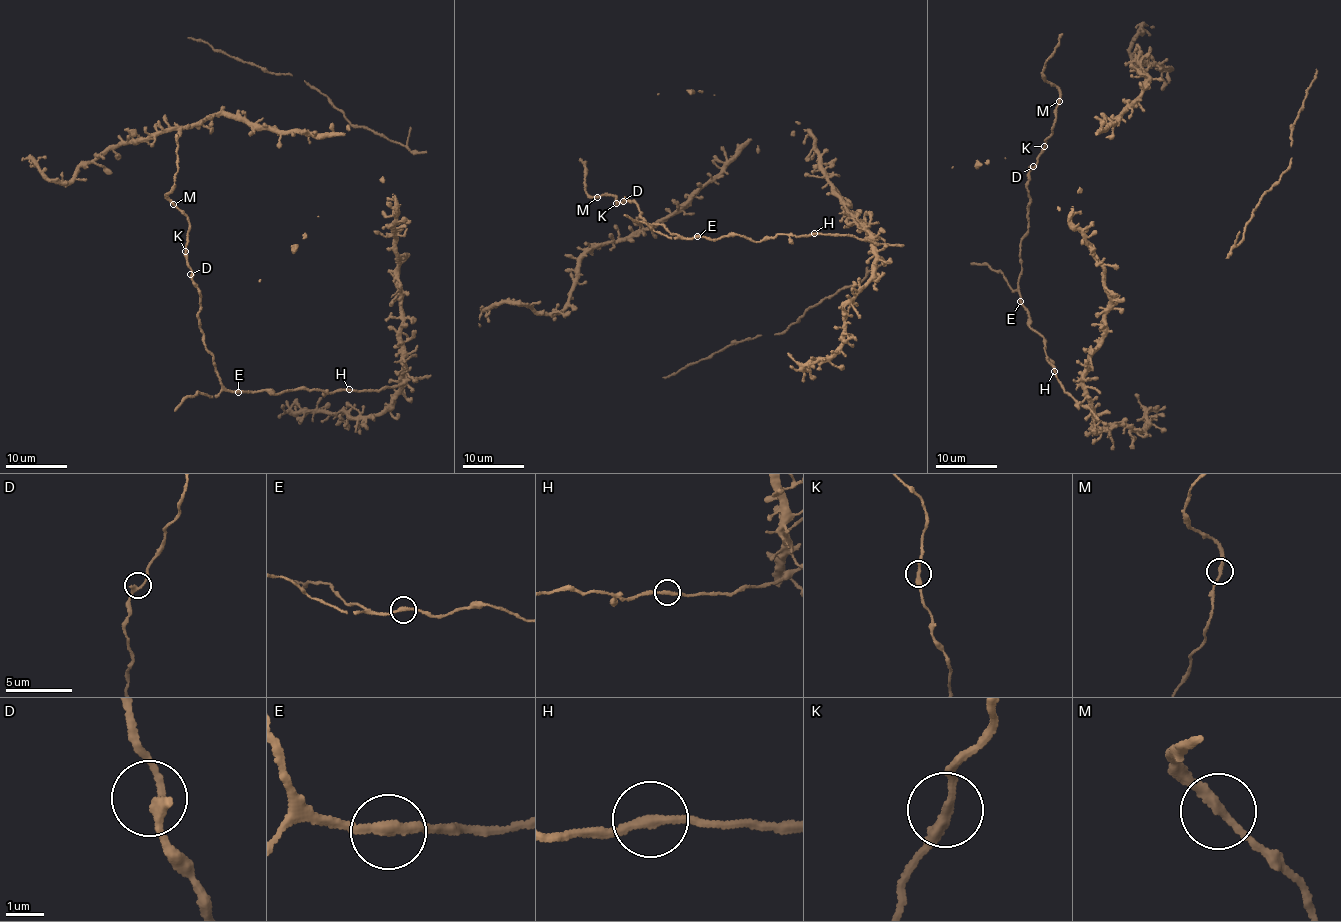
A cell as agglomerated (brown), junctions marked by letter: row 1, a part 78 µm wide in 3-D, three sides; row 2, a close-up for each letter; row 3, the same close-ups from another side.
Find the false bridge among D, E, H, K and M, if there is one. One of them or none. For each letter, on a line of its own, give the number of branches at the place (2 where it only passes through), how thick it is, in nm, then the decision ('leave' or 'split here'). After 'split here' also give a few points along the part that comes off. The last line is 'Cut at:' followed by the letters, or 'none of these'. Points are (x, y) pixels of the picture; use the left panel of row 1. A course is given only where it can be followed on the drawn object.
D: branches 2; calibre 240 nm; leave
E: branches 2; calibre 260 nm; leave
H: branches 2; calibre 240 nm; leave
K: branches 2; calibre 240 nm; leave
M: branches 2; calibre 240 nm; leave
Cut at: none of these

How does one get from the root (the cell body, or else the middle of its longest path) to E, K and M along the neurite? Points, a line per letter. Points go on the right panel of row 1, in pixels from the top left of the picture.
E: (1104, 324), (1104, 337), (1083, 379), (1089, 403), (1083, 405), (1057, 378), (1044, 338), (1030, 327), (1020, 301)
K: (1104, 324), (1083, 379), (1089, 403), (1083, 405), (1057, 378), (1018, 289), (1028, 176), (1044, 146)
M: (1104, 324), (1083, 405), (1057, 378), (1017, 286), (1028, 176), (1059, 100)

